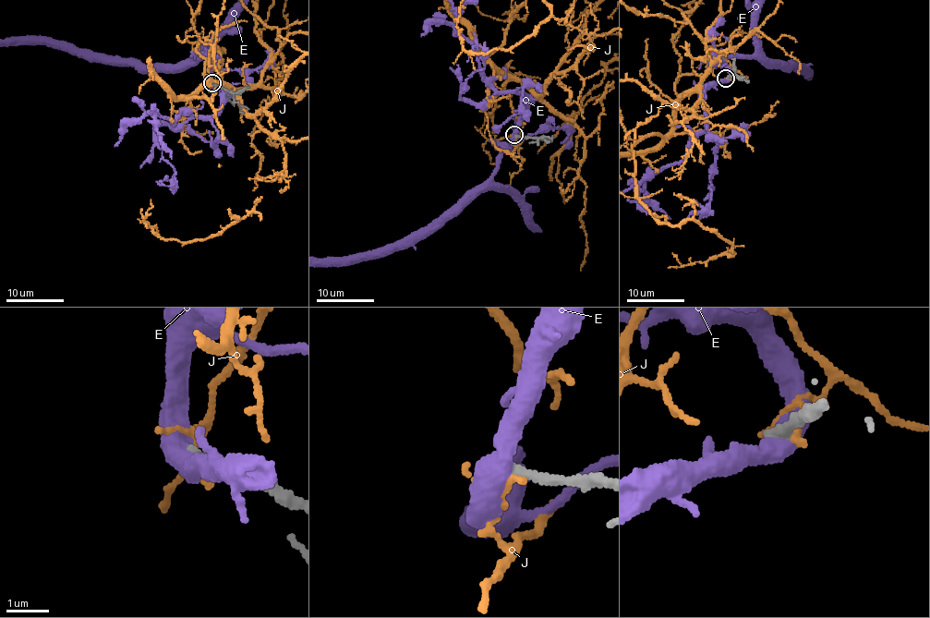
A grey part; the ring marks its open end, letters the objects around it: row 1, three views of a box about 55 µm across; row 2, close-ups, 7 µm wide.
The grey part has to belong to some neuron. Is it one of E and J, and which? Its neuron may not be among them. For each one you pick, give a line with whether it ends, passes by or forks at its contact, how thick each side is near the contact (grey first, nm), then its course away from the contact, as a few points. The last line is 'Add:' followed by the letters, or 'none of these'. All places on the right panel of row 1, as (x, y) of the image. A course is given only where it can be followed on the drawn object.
Add: none of these

